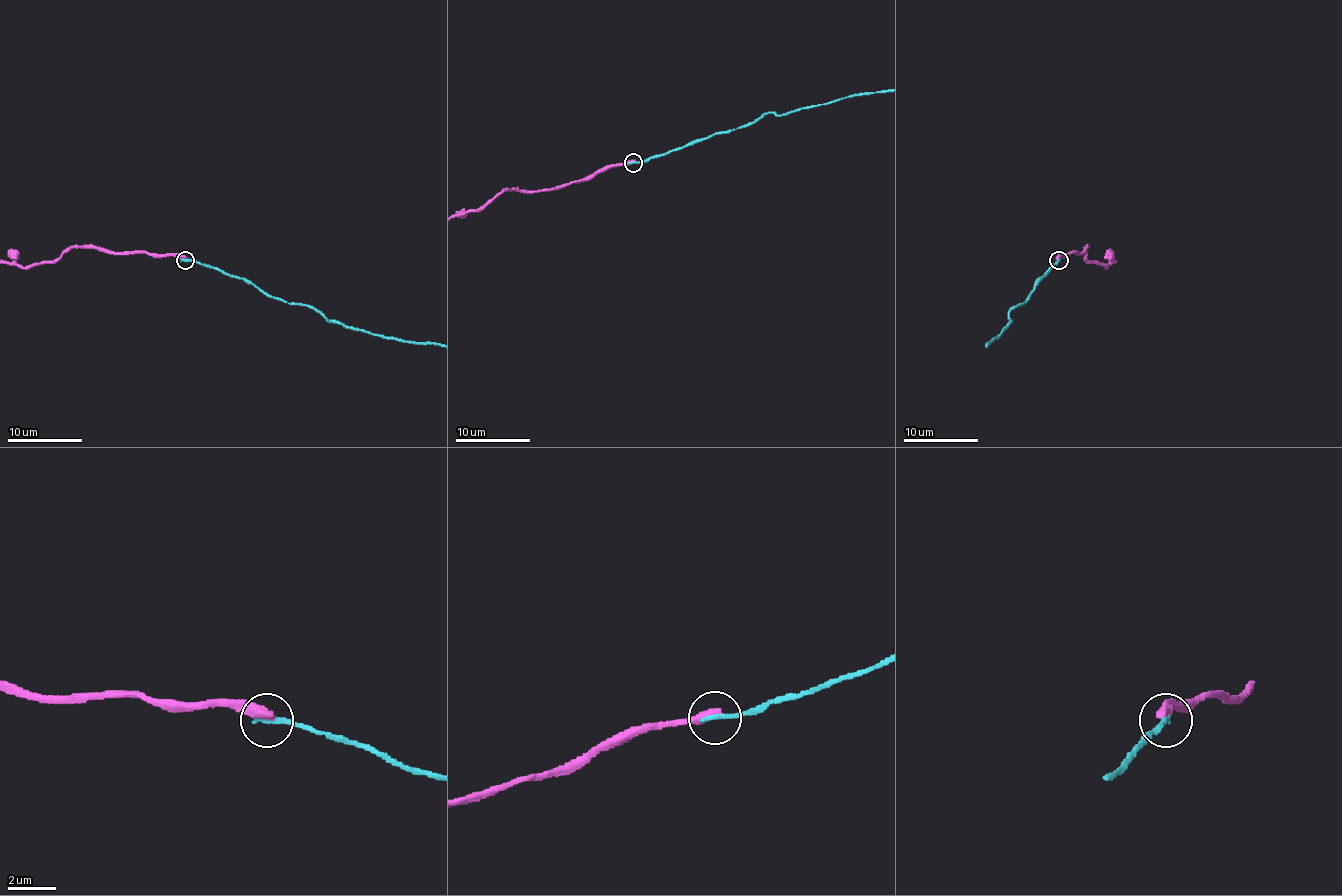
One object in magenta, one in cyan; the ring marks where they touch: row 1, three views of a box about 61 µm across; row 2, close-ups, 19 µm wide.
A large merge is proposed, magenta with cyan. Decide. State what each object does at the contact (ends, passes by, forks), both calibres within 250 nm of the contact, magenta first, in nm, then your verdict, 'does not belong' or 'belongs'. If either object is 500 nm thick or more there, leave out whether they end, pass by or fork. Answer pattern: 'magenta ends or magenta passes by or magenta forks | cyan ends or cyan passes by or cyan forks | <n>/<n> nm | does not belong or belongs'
magenta ends | cyan ends | 440/240 nm | does not belong

